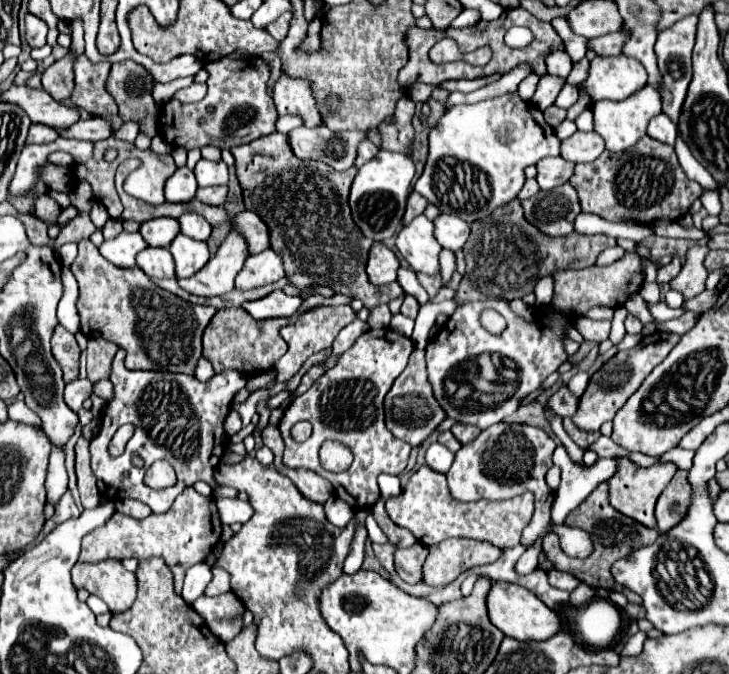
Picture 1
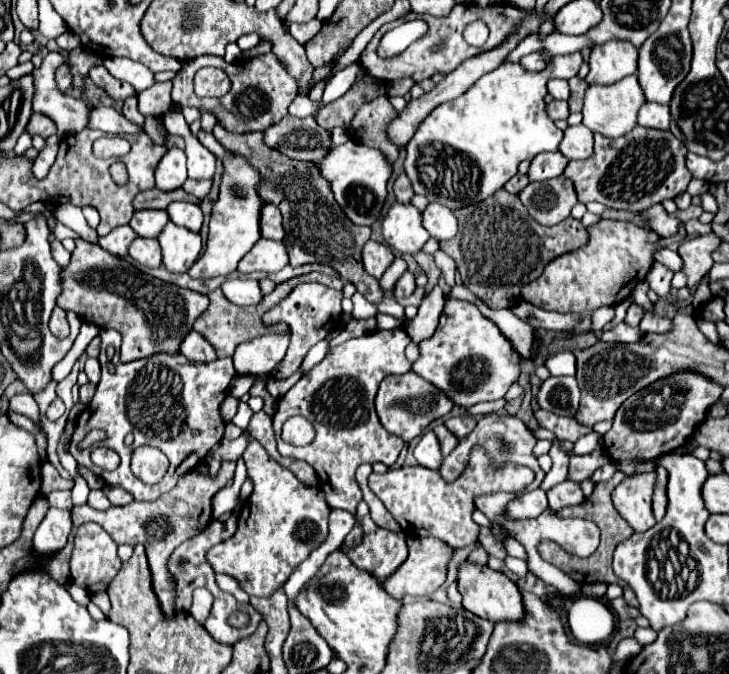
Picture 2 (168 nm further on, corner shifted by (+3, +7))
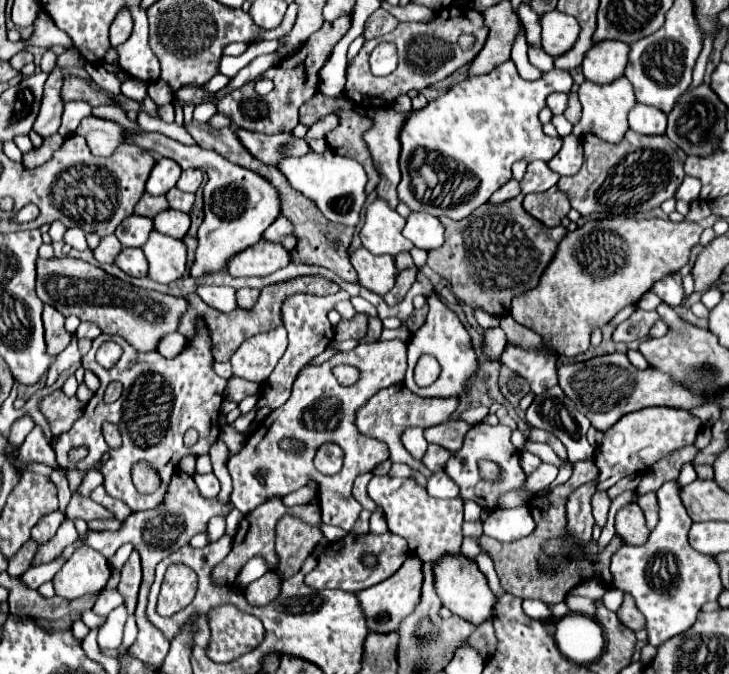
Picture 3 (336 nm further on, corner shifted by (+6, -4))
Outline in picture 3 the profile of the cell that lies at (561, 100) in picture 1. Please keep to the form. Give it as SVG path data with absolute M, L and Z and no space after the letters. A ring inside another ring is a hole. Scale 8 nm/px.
M552 93L552 95L546 97L546 107L552 113L564 113L566 103L568 103L568 95L566 93Z

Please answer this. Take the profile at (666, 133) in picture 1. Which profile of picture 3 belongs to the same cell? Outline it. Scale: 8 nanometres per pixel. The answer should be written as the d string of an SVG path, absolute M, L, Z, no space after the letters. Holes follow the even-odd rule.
M636 103L628 115L628 125L636 133L662 135L666 131L666 115L656 107Z

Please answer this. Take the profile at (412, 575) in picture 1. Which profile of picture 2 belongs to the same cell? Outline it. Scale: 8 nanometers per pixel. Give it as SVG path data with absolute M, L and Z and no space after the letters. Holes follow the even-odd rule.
M377 528L375 532L367 534L363 538L363 544L359 544L357 548L347 550L341 546L341 550L361 570L371 572L377 578L389 578L407 560L405 540L407 536L399 532L387 532L383 528Z

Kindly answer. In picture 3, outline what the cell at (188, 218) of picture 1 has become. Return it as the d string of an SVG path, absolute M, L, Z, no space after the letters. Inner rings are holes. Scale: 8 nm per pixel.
M174 209L160 211L152 221L154 221L154 229L158 233L170 235L174 239L182 239L186 235L188 227L190 227L188 213L180 213L180 211L174 211Z

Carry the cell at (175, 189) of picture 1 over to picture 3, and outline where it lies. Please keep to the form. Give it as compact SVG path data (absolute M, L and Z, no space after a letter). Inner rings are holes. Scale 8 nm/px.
M158 159L156 165L150 171L150 177L146 181L146 193L150 195L166 195L168 189L172 189L180 177L182 169L170 159Z

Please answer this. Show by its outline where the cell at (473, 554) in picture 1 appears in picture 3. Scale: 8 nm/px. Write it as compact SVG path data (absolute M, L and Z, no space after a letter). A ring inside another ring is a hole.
M410 555L404 565L388 577L388 581L382 581L370 589L364 589L356 593L356 599L364 611L364 617L368 617L368 631L370 633L394 633L400 627L400 621L410 615L418 601L420 601L420 589L422 589L422 571L420 571L420 559Z

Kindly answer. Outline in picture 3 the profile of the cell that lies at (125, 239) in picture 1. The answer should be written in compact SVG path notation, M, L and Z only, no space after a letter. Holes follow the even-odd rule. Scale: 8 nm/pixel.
M106 235L92 253L94 253L94 259L102 265L102 263L114 263L120 249L122 249L120 241L114 235Z

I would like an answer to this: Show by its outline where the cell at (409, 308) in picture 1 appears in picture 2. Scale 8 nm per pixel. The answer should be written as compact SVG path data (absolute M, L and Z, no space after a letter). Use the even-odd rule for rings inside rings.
M405 272L399 278L399 282L395 284L393 296L395 296L395 300L403 300L403 298L409 298L413 292L415 292L415 276L411 272Z

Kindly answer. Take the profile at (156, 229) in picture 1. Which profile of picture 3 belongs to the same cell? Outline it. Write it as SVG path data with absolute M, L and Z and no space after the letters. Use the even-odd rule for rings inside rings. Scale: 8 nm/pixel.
M130 215L116 227L114 235L124 247L142 247L148 241L150 231L152 231L152 219L142 215Z

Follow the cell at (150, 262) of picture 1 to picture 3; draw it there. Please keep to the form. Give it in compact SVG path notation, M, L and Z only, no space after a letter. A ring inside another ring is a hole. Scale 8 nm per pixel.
M124 247L120 251L120 255L116 257L116 265L130 277L146 277L148 275L148 261L144 259L144 253L140 249Z

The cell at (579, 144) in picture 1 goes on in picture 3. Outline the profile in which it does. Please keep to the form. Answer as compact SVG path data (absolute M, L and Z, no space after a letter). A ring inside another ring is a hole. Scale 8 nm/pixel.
M568 135L564 137L562 149L548 161L550 169L558 175L576 175L582 167L582 143L578 137Z

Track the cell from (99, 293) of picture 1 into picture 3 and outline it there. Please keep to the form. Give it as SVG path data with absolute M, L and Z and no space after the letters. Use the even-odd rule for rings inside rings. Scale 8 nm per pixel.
M72 257L36 259L36 295L46 305L56 307L64 317L76 315L80 321L96 323L106 335L124 337L140 353L156 351L158 339L176 331L178 317L184 313L184 307L188 307L186 299L182 297L138 289L108 275L96 265Z

